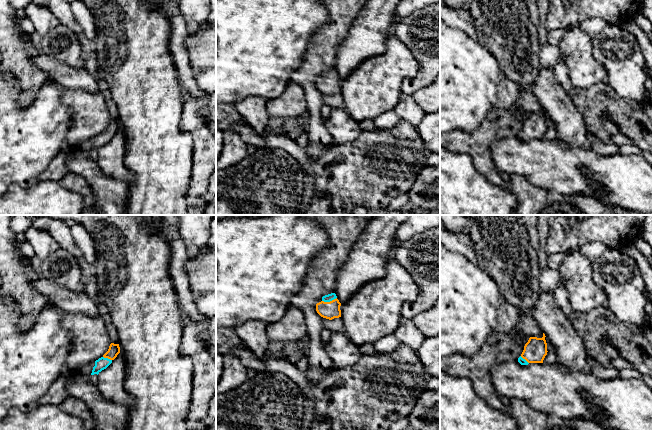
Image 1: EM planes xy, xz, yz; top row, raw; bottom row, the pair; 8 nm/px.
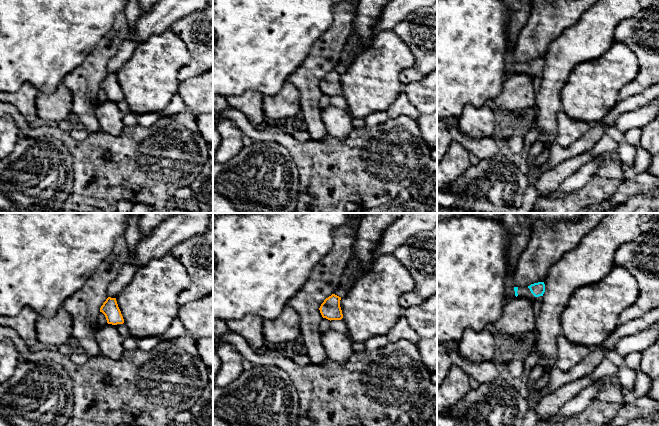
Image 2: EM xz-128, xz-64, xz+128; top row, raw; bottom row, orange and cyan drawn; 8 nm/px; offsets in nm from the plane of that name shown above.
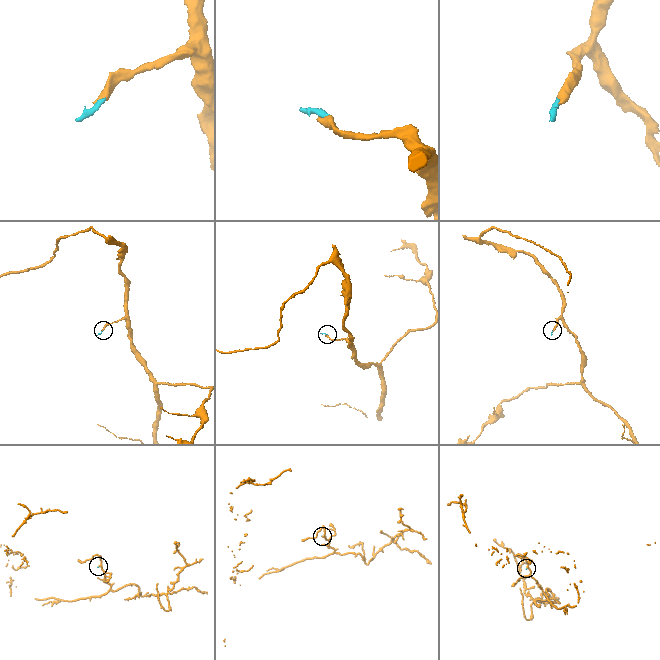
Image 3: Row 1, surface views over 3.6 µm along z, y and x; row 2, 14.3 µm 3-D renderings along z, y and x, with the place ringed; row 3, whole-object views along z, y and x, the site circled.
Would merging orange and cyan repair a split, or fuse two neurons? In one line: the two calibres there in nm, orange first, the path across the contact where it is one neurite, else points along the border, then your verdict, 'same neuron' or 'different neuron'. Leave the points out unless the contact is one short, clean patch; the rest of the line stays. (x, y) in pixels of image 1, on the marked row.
140/60 nm | across xz (329, 310), (330, 301), (327, 298) | same neuron

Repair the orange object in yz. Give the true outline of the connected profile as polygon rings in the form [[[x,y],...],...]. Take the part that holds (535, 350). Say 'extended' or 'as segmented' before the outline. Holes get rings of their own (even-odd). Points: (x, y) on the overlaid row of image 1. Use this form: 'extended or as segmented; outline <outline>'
extended; outline [[[543,333],[542,338],[529,338],[528,342],[524,346],[521,356],[518,358],[518,362],[521,365],[528,365],[529,363],[543,363],[548,352],[545,337],[546,336]]]

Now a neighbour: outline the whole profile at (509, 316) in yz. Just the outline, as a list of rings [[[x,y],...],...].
[[[502,299],[498,309],[496,332],[511,333],[521,321],[519,308]]]

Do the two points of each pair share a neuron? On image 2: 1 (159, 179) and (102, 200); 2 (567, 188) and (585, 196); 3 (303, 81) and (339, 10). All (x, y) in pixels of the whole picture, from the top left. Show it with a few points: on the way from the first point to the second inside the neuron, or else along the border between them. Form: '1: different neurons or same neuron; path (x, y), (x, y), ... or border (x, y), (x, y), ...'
1: same neuron; path (145, 179), (123, 179), (116, 186)
2: different neurons; border (592, 176), (577, 190), (551, 197)
3: same neuron; path (318, 63), (339, 32), (339, 28)

